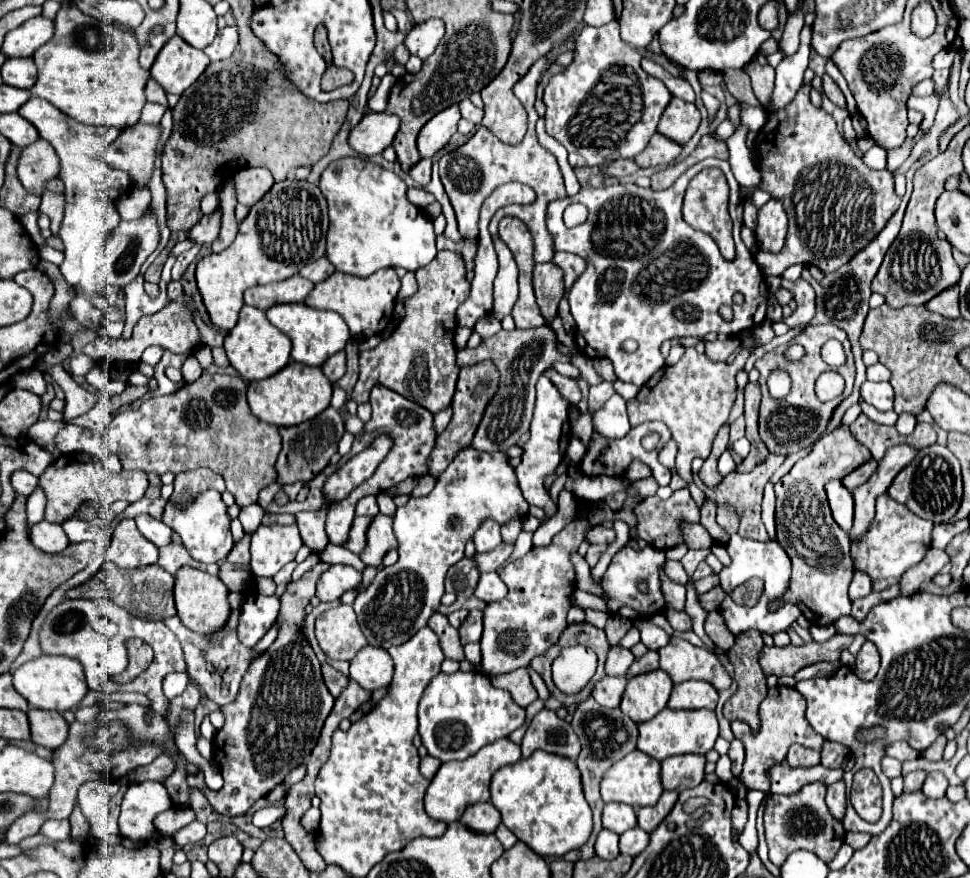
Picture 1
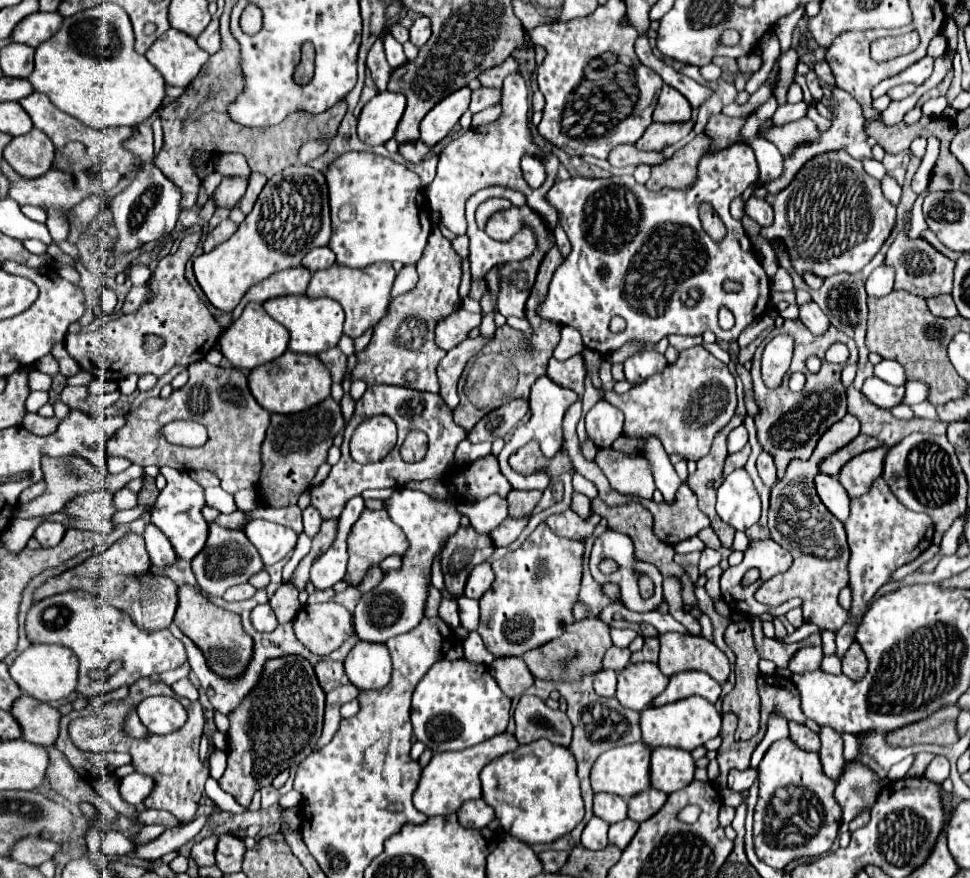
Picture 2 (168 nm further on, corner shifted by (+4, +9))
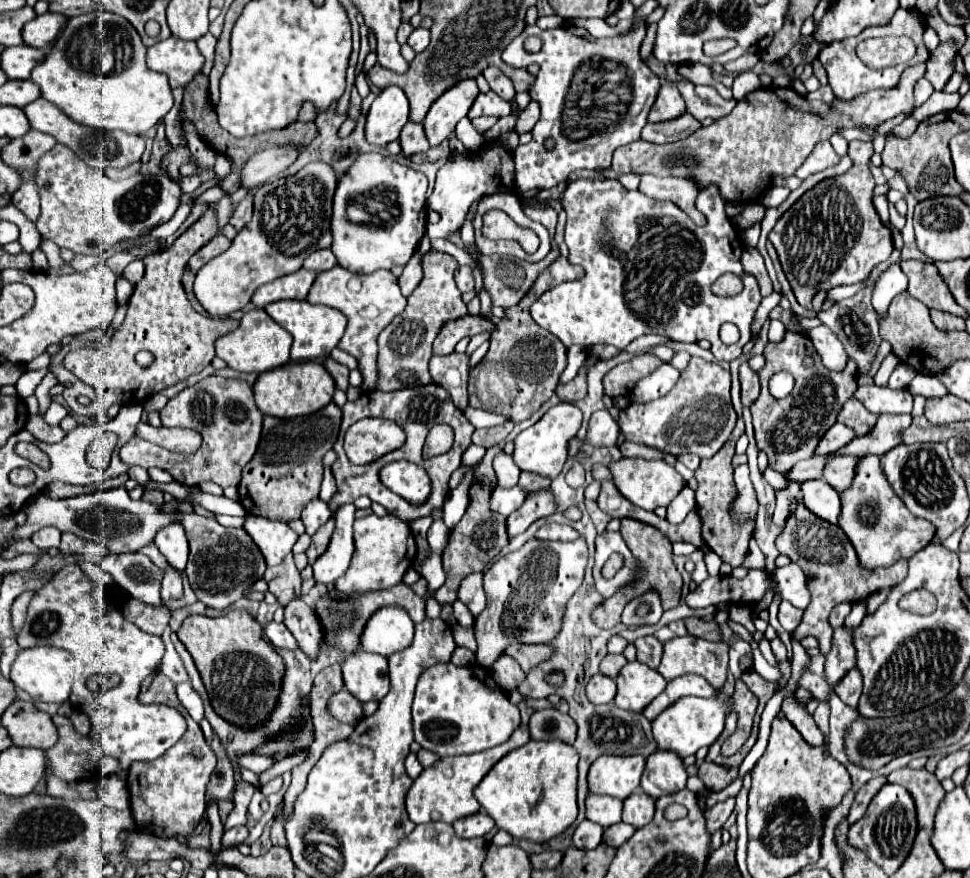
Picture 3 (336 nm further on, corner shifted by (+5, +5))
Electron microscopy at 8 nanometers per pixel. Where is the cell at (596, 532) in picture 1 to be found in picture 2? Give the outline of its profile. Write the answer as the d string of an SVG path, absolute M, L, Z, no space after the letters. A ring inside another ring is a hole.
M565 511L565 513L559 513L559 515L551 515L545 523L559 537L587 539L593 533L593 529L599 521L601 521L599 515L591 515L587 521L583 521L575 511Z

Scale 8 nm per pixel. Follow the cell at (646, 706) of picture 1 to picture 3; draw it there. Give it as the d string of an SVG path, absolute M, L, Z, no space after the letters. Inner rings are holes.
M632 661L622 667L616 683L616 705L626 711L640 713L650 701L654 701L662 693L668 681L648 665Z

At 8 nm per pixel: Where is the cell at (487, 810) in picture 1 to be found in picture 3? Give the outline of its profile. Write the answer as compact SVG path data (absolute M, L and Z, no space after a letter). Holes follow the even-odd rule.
M478 811L474 815L466 815L458 821L454 821L454 831L458 837L482 837L494 827L494 821L484 811Z

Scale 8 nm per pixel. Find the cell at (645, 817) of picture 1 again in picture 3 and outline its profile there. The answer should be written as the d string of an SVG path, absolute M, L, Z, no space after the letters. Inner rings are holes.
M636 791L624 801L622 821L626 821L626 823L634 825L636 829L640 829L640 827L644 827L652 821L654 807L656 807L656 801L652 797L648 797L642 791Z

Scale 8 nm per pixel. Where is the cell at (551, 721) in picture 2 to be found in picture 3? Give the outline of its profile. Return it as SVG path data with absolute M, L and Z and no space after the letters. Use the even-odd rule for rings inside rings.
M558 709L534 711L528 723L528 729L530 729L532 741L560 739L572 745L576 739L576 723L568 715L562 715Z

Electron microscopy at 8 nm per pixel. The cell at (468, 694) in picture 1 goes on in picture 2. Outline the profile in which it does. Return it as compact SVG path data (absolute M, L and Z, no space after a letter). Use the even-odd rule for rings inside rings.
M443 659L431 667L413 691L411 723L415 737L433 753L461 751L505 733L511 699L499 689L487 665L467 659Z

